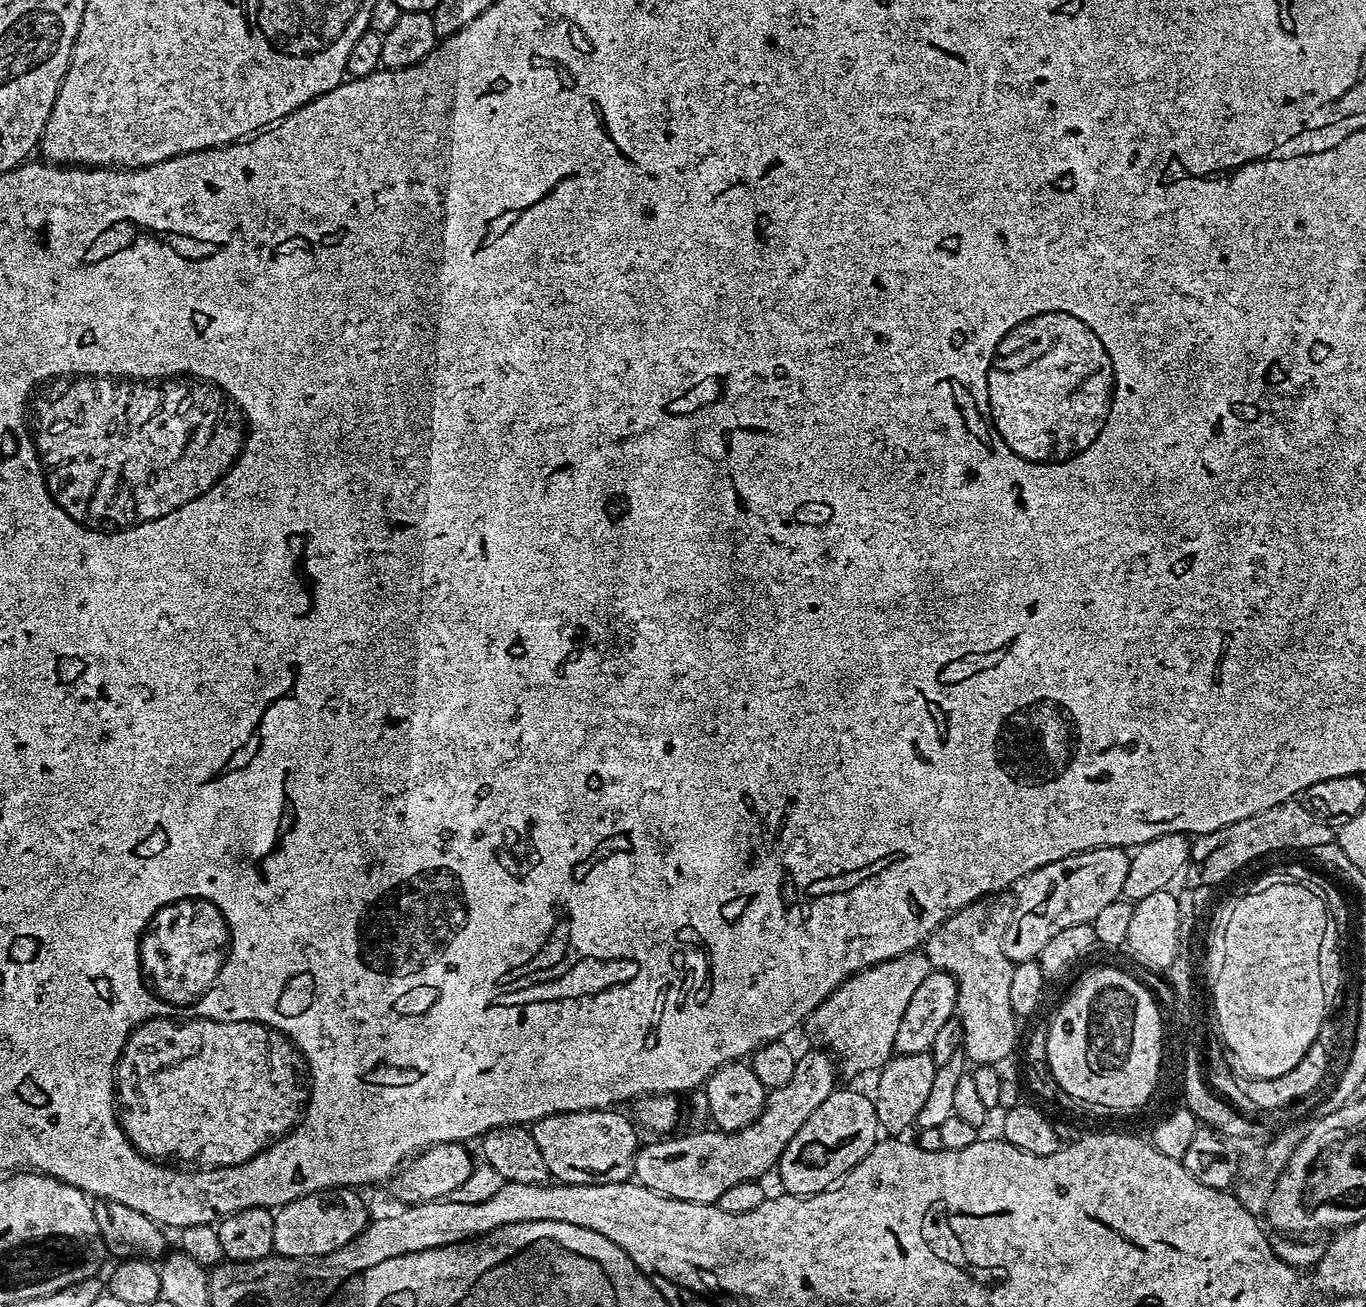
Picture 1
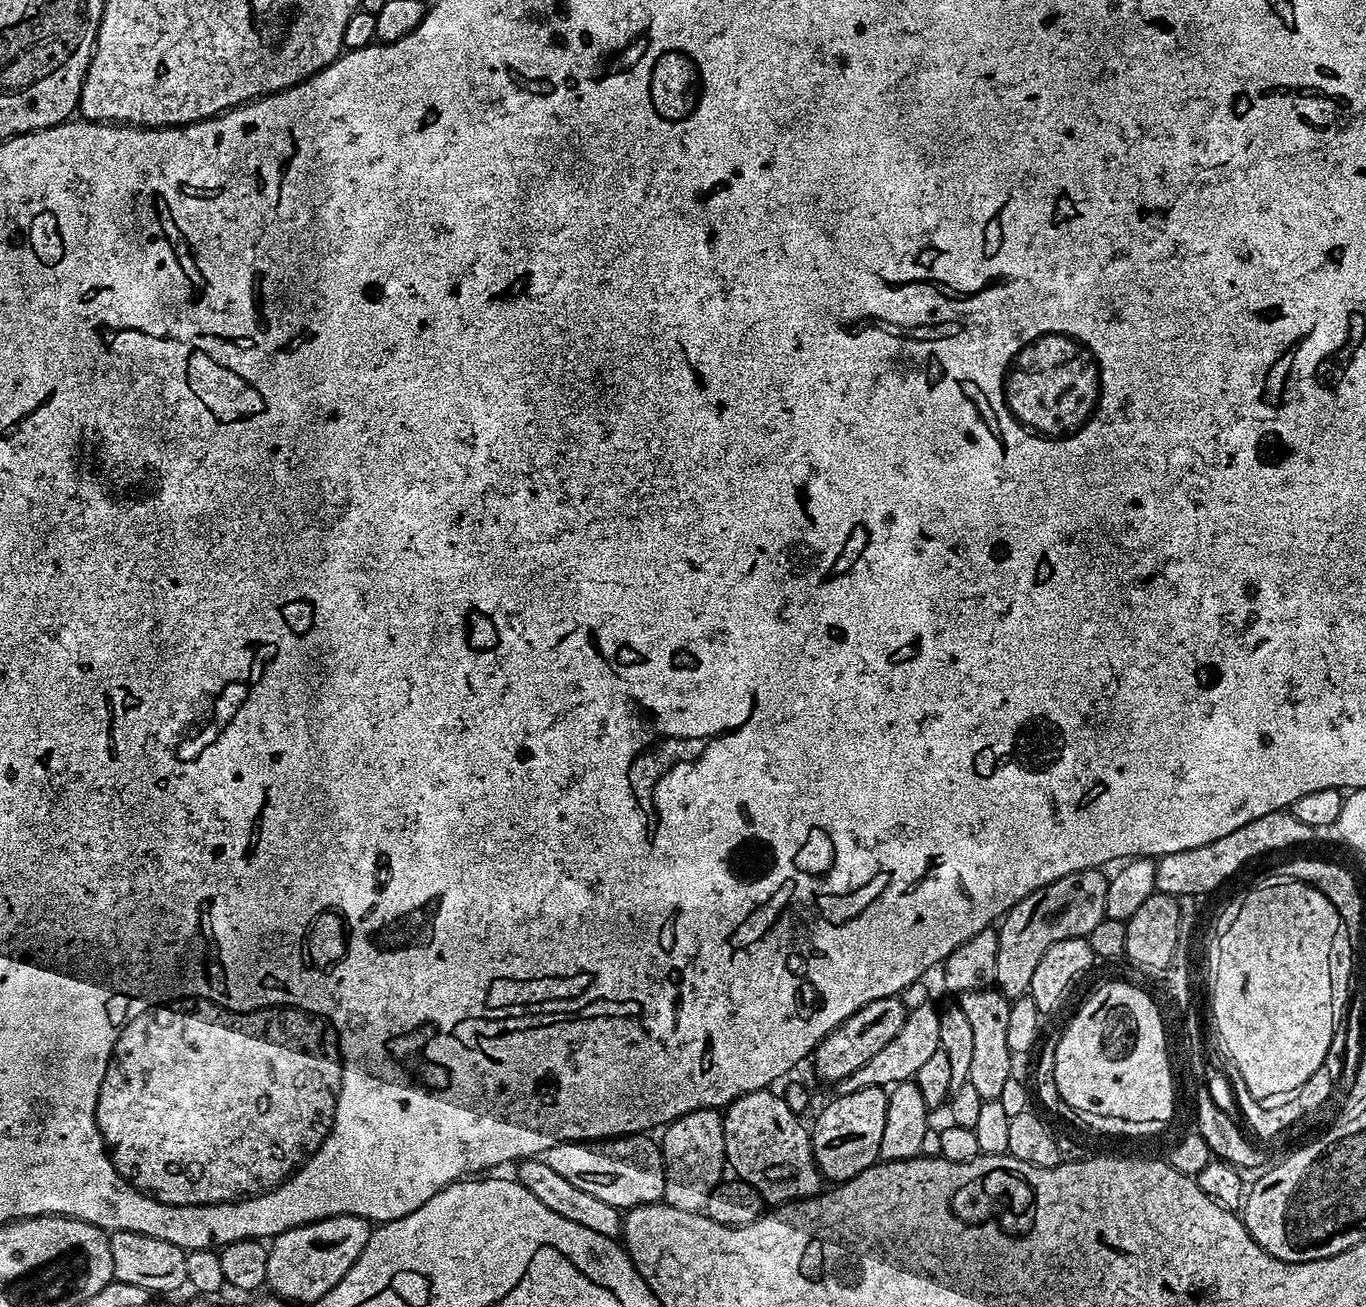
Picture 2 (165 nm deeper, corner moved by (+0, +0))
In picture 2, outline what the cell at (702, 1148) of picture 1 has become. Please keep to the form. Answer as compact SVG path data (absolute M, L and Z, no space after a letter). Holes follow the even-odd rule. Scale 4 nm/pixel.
M892 998L875 1000L859 1008L850 1018L843 1020L825 1040L820 1041L815 1050L817 1074L824 1080L844 1082L862 1066L866 1066L866 1062L870 1062L870 1058L874 1058L874 1054L878 1054L878 1050L882 1050L882 1046L890 1042L890 1038L894 1038L898 1027L896 1004L897 1001Z

